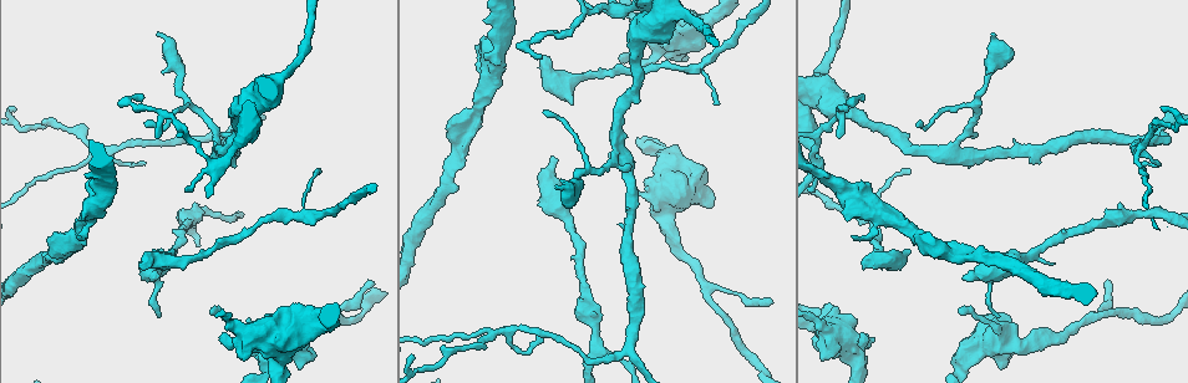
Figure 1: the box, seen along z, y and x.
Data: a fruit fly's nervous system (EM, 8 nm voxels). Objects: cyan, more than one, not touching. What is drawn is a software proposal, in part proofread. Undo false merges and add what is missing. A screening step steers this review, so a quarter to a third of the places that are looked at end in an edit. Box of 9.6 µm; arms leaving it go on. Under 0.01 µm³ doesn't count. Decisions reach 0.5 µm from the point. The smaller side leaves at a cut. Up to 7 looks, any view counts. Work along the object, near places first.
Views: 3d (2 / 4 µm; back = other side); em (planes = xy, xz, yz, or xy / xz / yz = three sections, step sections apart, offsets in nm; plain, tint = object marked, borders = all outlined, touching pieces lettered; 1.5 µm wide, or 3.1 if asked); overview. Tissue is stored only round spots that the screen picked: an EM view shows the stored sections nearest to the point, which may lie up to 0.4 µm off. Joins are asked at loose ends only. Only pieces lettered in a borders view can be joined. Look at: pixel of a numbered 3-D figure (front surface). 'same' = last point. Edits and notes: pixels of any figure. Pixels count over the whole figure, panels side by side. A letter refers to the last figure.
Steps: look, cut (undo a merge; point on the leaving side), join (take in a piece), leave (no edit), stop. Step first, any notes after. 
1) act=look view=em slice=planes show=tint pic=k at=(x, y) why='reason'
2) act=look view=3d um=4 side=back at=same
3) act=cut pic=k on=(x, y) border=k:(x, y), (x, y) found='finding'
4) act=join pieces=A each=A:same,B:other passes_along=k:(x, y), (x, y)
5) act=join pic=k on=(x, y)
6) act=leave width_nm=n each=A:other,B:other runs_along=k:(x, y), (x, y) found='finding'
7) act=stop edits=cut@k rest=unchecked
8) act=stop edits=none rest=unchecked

act=look view=3d um=4 side=back pic=1 at=(155, 276) why='an open end'

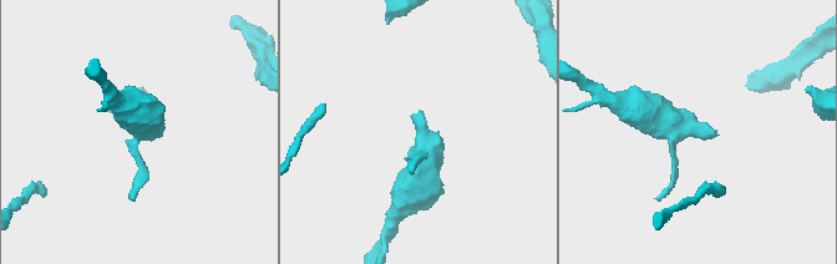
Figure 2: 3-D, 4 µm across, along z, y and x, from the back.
act=look view=em slice=planes show=plain pic=2 at=(718, 135)

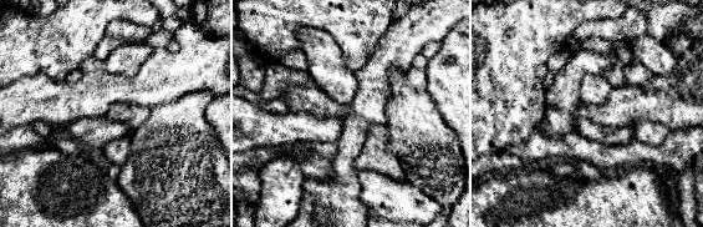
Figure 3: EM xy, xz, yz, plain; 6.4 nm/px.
act=look view=em slice=planes show=borders at=same

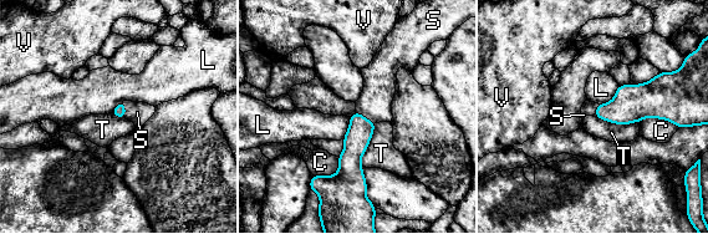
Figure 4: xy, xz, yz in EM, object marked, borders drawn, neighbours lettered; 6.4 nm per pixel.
act=join pieces=S each=C:other,L:other,S:same,T:other,V:other passes_along=4:(358, 135), (365, 118), (375, 103) found='the neuron continues'

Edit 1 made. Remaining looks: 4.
act=look view=overview why='redraw'

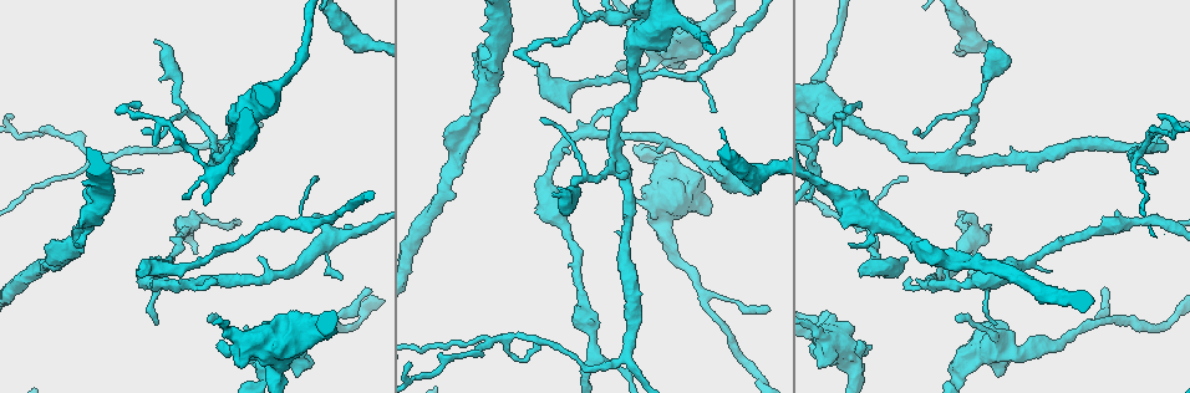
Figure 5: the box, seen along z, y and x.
act=look view=em slice=planes show=plain pic=5 at=(645, 186) why='thick end'

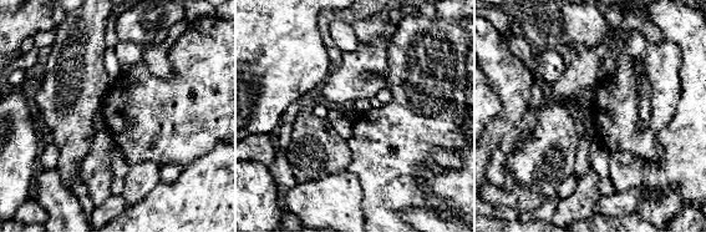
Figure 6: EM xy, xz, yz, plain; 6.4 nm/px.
act=look view=em slice=planes show=borders at=same

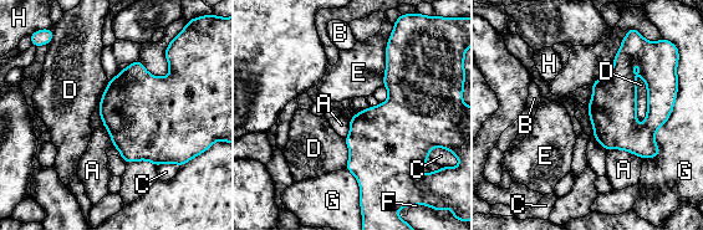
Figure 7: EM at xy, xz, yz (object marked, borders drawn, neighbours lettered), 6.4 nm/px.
act=leave each=A:other,B:other,C:other,D:other,E:other,F:other,G:other,H:other border=7:(633, 59), (638, 128) found='none of them fits'

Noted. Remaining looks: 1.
act=stop edits=join@4 rest=unchecked

